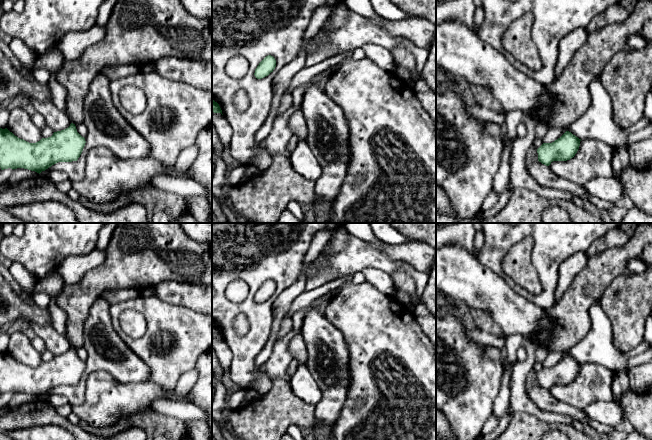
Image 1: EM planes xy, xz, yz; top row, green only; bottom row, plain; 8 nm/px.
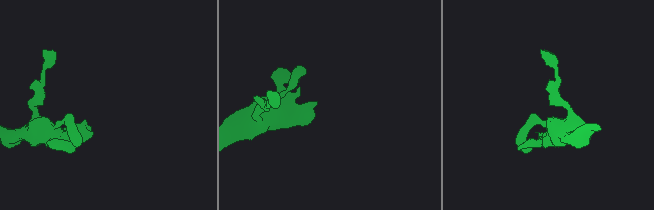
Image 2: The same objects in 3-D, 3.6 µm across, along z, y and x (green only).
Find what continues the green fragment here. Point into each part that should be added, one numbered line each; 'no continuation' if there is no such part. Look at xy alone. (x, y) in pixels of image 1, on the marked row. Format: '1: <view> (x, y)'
no continuation

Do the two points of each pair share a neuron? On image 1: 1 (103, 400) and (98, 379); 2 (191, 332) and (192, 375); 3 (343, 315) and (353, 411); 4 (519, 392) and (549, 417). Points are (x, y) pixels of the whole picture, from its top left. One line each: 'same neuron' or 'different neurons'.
1: same neuron
2: different neurons
3: same neuron
4: same neuron

